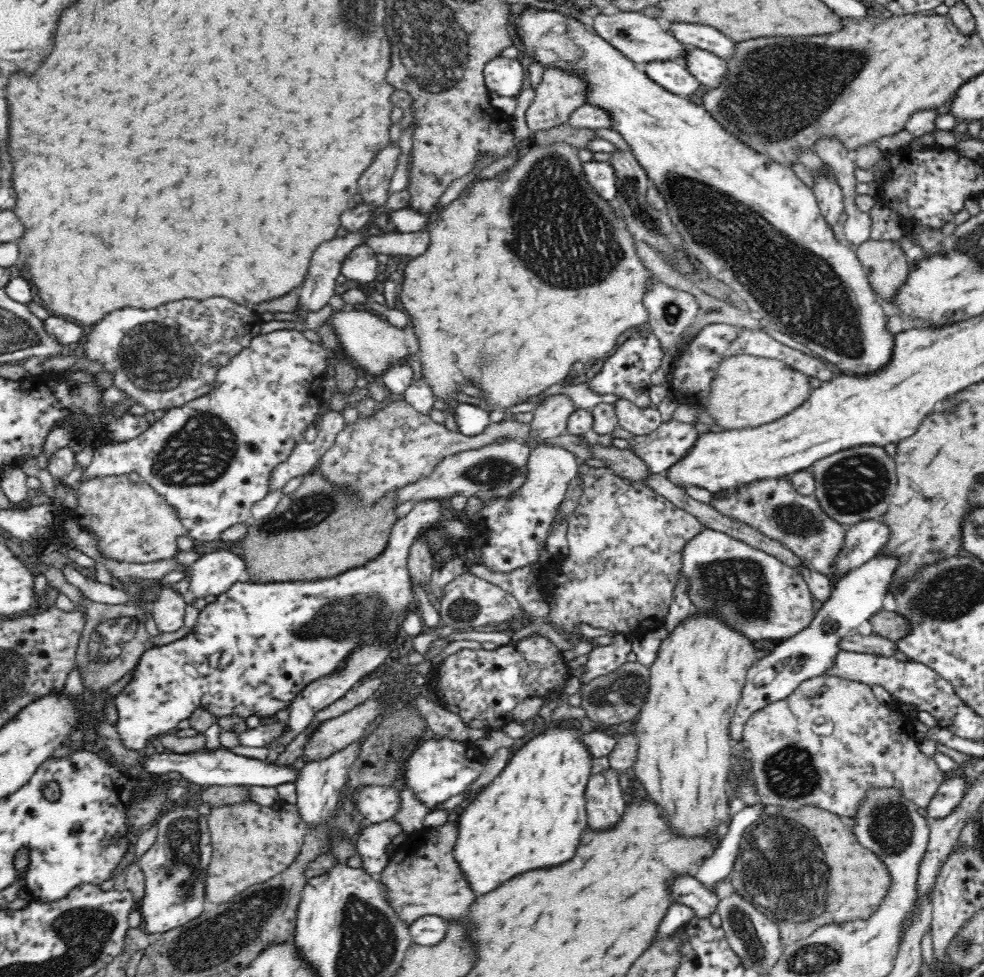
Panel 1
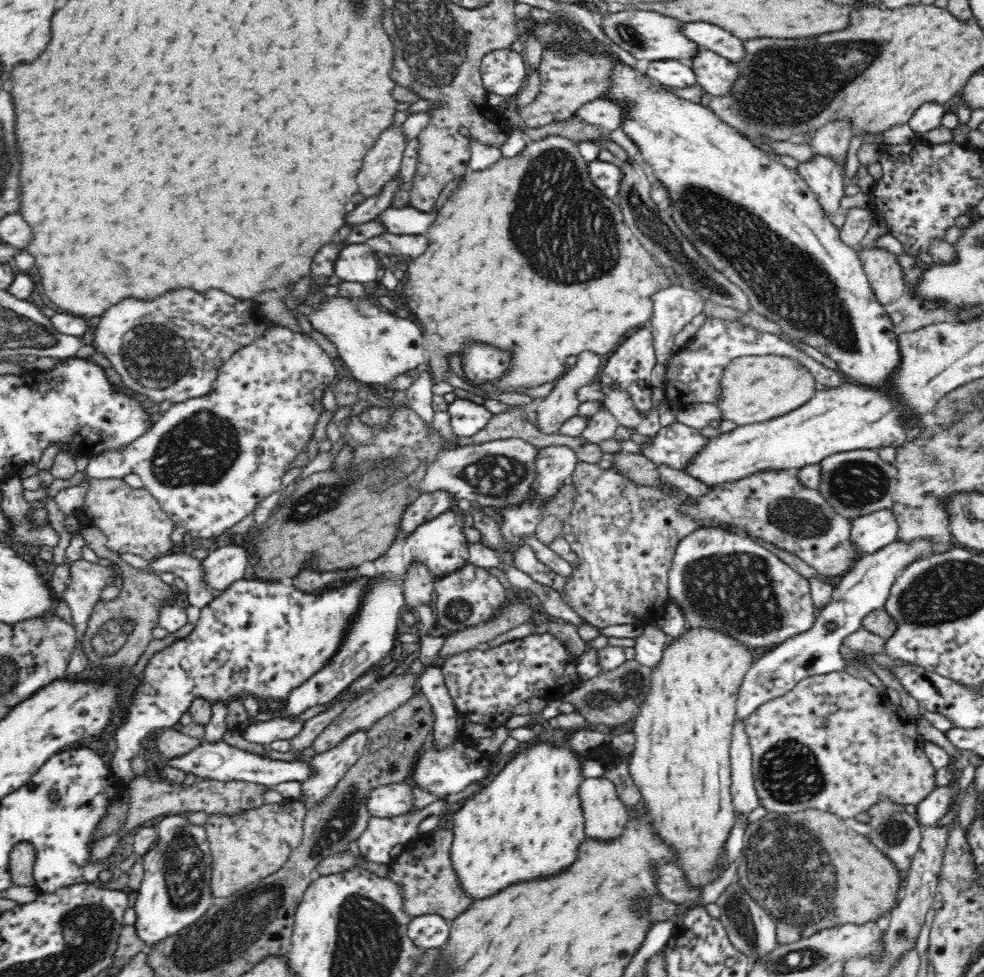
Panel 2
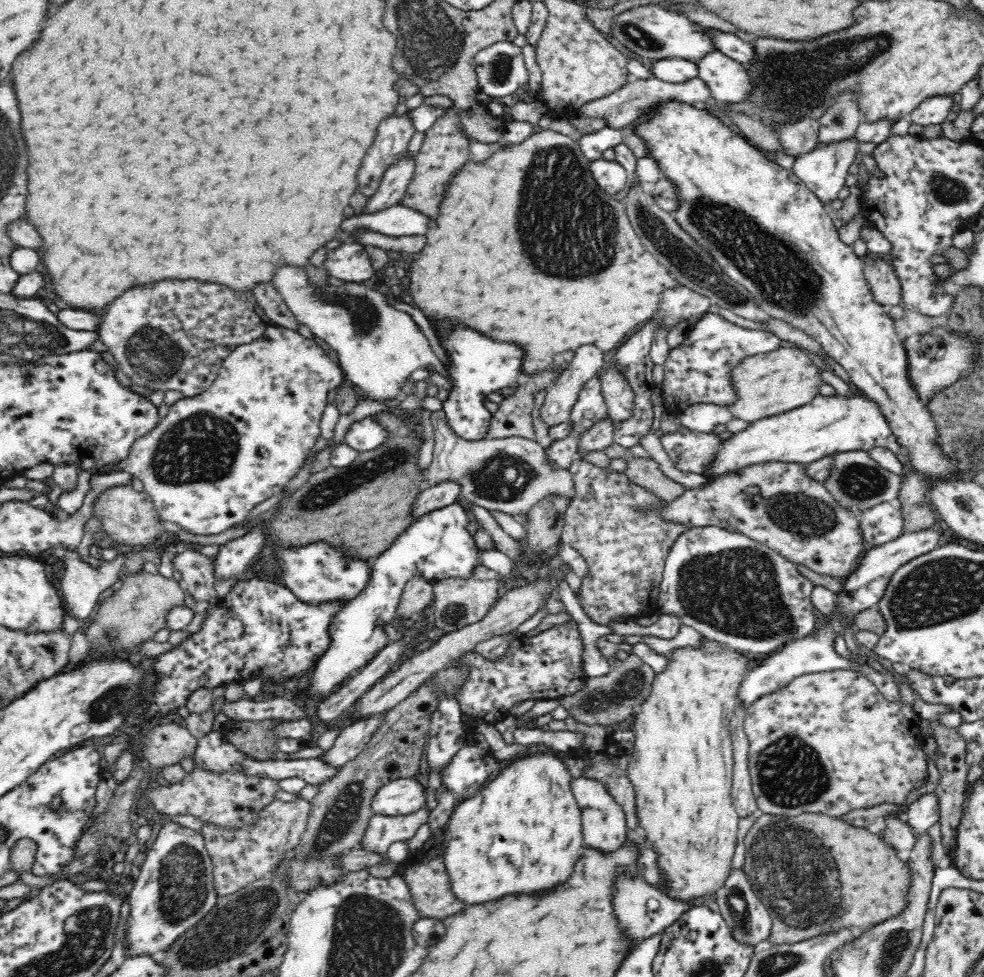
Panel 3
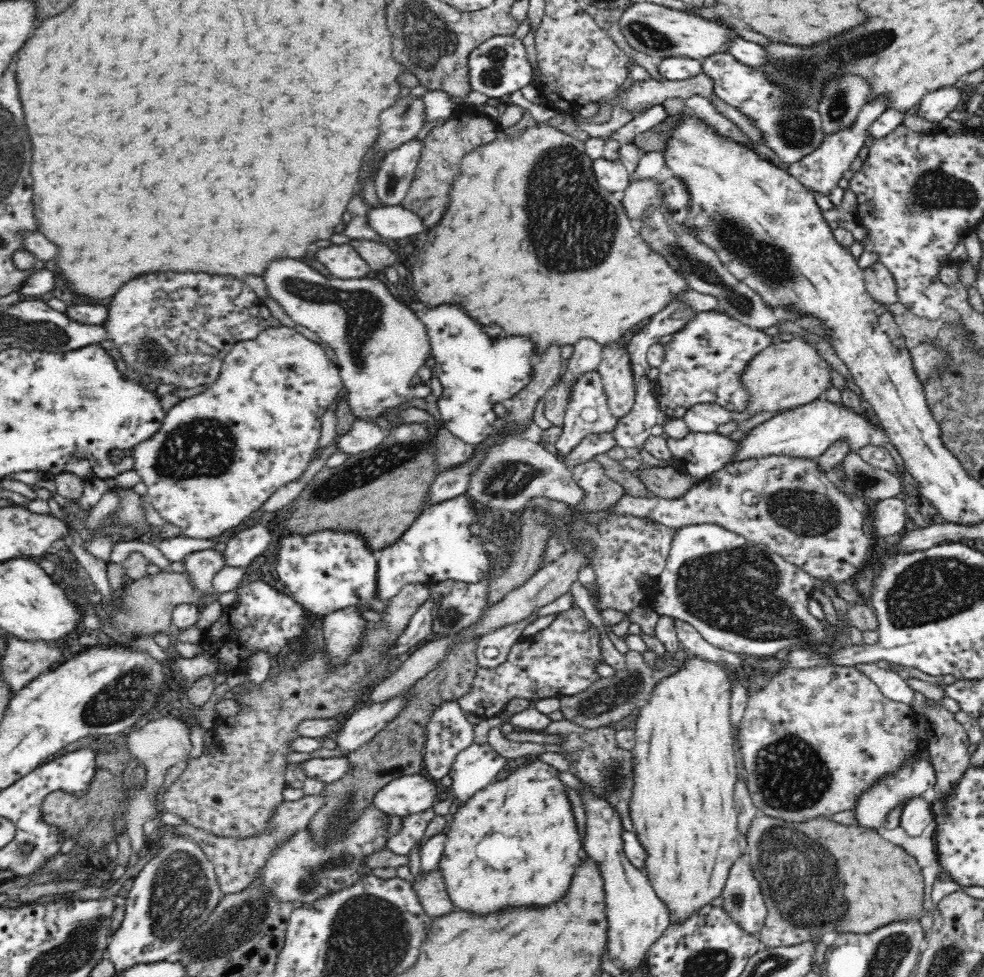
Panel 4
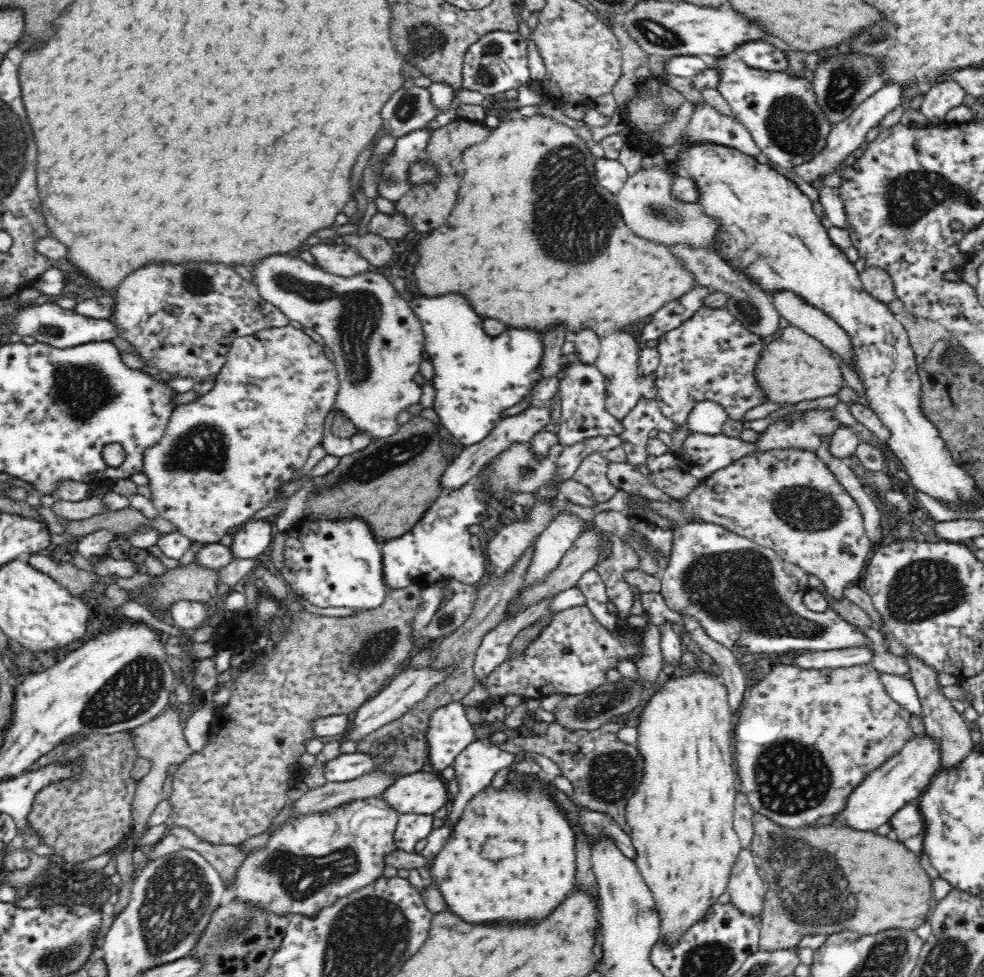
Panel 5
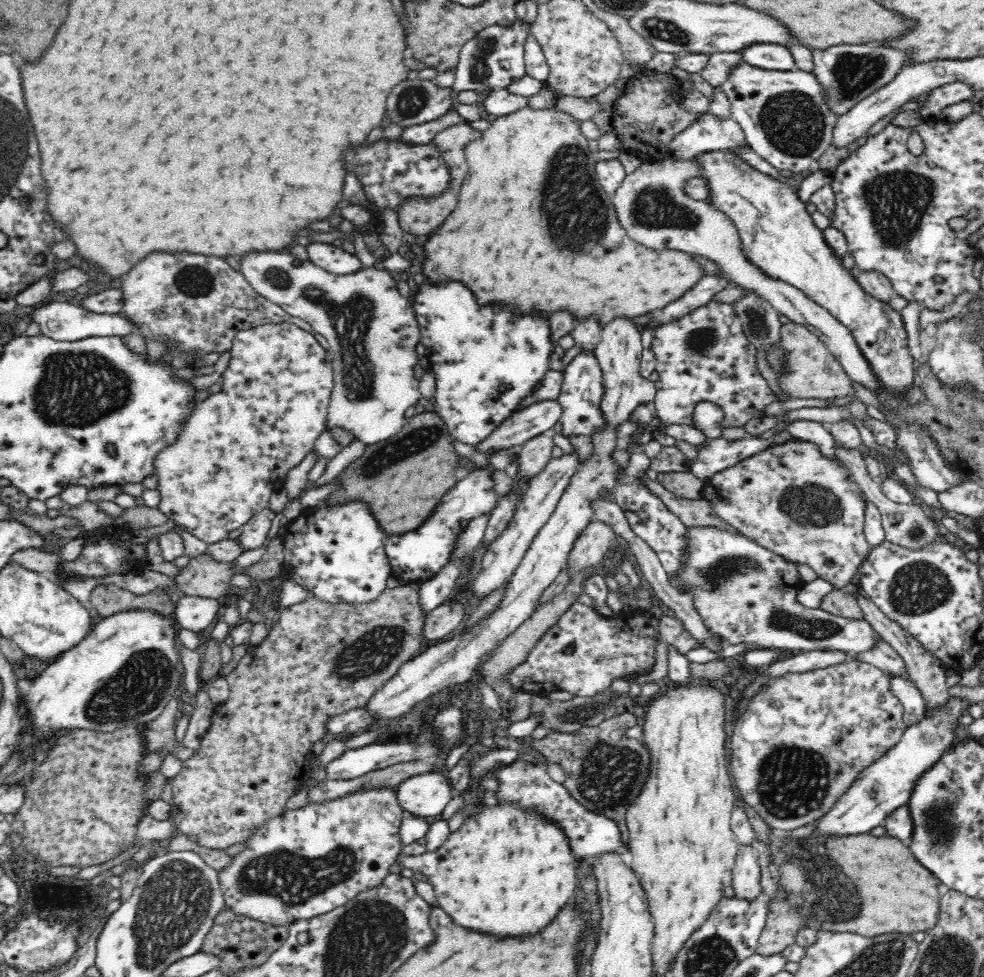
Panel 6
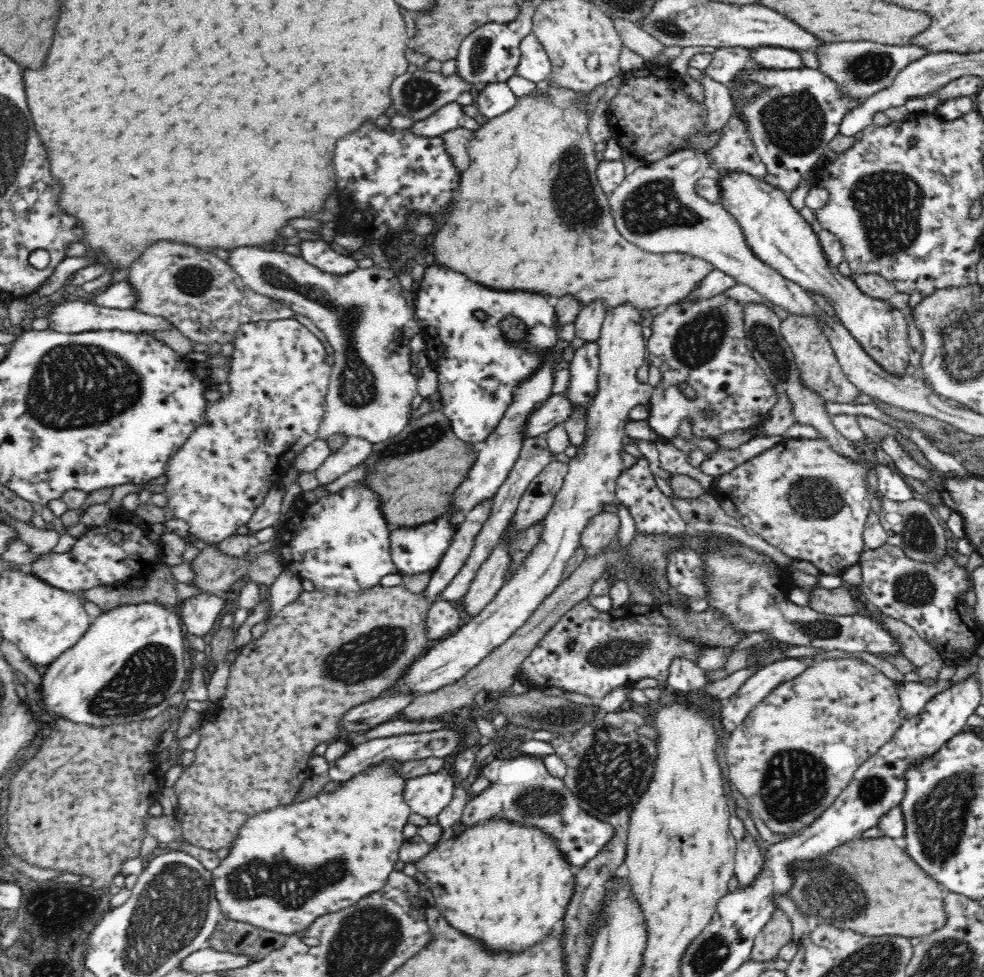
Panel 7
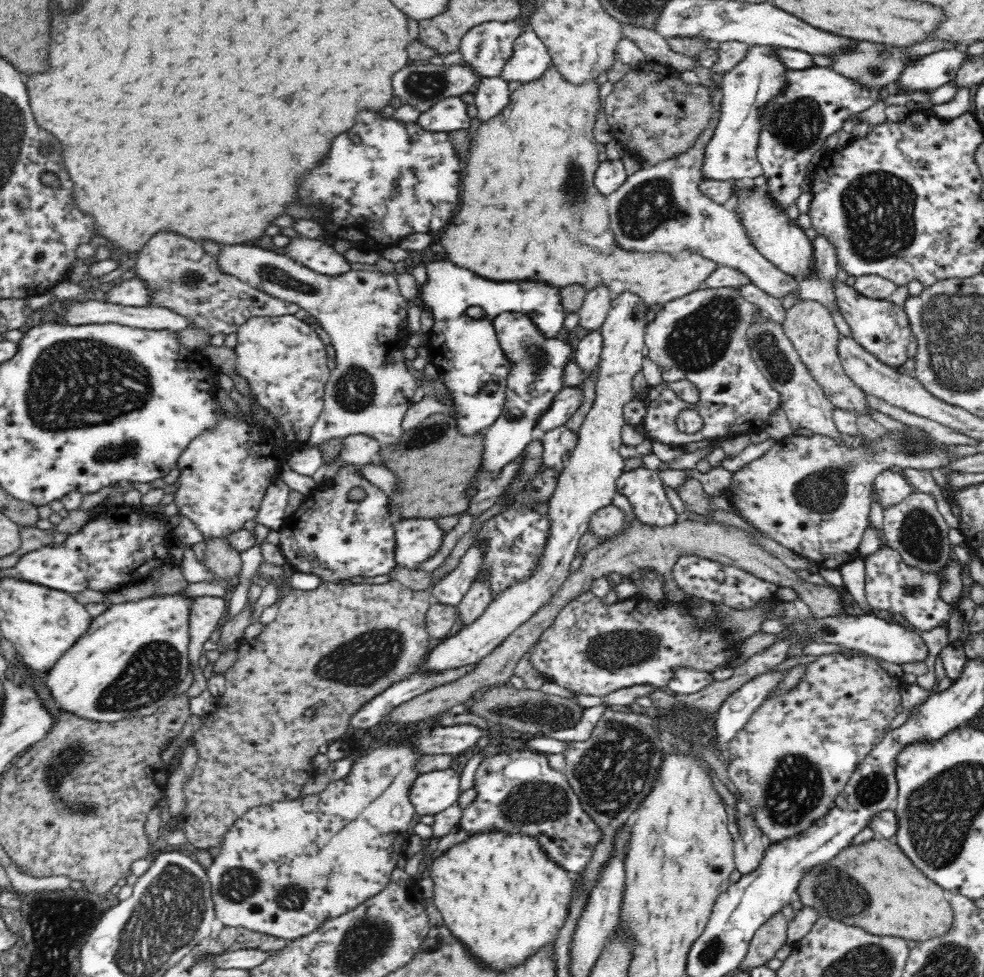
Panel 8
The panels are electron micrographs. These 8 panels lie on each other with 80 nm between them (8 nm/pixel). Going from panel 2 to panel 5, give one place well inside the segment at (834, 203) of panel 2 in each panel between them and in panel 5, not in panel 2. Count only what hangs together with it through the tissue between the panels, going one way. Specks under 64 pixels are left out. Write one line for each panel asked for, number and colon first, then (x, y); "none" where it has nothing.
3: (824, 170)
4: (820, 171)
5: (846, 137)

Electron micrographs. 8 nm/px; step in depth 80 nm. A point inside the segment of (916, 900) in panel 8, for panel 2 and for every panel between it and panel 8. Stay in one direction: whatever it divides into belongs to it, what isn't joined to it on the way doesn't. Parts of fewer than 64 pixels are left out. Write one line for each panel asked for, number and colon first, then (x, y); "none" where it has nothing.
2: (771, 868)
3: (786, 861)
4: (807, 871)
5: (815, 876)
6: (820, 886)
7: (871, 886)

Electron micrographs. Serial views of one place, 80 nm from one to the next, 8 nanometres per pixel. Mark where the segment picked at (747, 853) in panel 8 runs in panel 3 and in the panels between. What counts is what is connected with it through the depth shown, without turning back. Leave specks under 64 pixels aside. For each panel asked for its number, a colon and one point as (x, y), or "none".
3: (747, 917)
4: (742, 899)
5: (747, 891)
6: (746, 875)
7: (748, 863)

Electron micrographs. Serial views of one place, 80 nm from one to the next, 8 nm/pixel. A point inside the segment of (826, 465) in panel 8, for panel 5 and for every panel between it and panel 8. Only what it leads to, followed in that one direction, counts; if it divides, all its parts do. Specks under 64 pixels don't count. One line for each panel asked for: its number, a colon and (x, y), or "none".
5: (787, 500)
6: (790, 499)
7: (812, 503)

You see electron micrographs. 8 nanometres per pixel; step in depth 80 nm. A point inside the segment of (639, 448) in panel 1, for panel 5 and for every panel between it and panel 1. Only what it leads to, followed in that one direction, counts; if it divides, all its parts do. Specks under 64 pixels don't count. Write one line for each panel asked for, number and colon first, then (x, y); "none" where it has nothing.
2: (674, 445)
3: (690, 450)
4: (699, 454)
5: (702, 454)

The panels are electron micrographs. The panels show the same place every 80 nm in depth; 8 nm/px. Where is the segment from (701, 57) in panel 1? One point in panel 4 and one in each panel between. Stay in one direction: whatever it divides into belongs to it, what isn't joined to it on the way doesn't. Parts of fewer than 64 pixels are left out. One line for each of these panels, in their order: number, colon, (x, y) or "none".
2: (715, 74)
3: (727, 79)
4: (792, 132)

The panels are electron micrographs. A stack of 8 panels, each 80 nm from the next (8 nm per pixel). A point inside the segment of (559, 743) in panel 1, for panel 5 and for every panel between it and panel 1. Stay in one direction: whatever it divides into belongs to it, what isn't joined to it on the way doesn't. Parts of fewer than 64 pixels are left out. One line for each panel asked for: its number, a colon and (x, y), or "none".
2: (526, 821)
3: (521, 832)
4: (516, 842)
5: (511, 855)

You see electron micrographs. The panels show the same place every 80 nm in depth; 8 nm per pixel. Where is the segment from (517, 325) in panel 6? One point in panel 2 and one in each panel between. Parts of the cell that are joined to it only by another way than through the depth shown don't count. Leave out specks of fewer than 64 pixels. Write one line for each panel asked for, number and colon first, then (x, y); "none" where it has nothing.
2: (482, 364)
3: (479, 366)
4: (476, 371)
5: (477, 378)

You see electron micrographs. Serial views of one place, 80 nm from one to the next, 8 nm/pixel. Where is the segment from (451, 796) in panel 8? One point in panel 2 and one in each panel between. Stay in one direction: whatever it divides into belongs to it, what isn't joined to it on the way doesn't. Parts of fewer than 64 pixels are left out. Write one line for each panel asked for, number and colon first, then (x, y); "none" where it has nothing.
2: (387, 801)
3: (402, 796)
4: (405, 795)
5: (418, 793)
6: (426, 794)
7: (427, 795)

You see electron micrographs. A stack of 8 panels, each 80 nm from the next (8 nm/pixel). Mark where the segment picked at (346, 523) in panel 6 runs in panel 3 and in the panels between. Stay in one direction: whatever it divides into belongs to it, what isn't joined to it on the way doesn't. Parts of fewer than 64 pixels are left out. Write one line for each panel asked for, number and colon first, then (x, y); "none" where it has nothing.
3: (318, 572)
4: (326, 571)
5: (329, 563)

